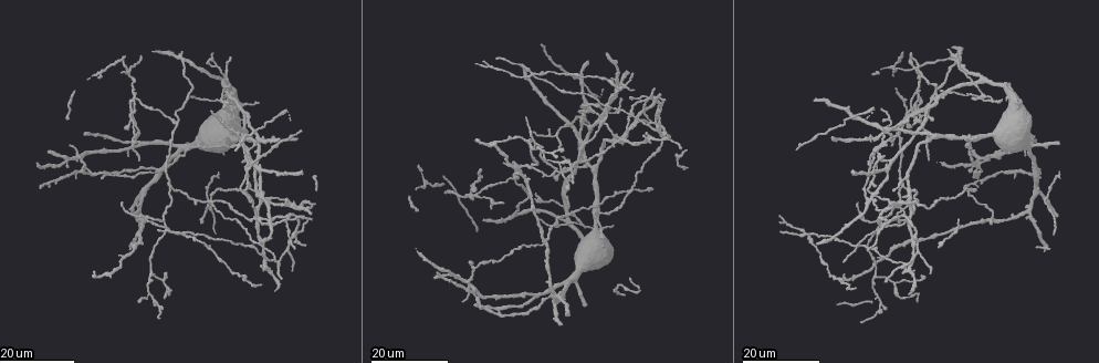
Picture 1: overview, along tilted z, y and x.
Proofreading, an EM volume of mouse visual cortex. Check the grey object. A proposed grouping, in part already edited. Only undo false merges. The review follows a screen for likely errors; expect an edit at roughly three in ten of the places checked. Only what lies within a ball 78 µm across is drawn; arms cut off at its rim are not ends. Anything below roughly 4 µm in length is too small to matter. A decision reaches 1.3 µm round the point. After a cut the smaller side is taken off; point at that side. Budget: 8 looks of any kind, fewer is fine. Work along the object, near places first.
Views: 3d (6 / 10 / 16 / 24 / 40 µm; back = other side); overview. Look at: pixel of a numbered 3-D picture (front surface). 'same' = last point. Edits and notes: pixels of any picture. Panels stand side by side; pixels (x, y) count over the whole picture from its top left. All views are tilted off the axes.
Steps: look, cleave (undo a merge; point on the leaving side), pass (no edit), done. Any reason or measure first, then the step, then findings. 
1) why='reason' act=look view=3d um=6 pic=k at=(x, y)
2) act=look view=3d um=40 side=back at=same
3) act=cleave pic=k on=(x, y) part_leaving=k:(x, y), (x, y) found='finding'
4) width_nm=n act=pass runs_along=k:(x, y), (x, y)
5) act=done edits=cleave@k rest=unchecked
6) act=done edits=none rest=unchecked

why='four or more arms meet' act=look view=3d um=24 pic=1 at=(916, 94)

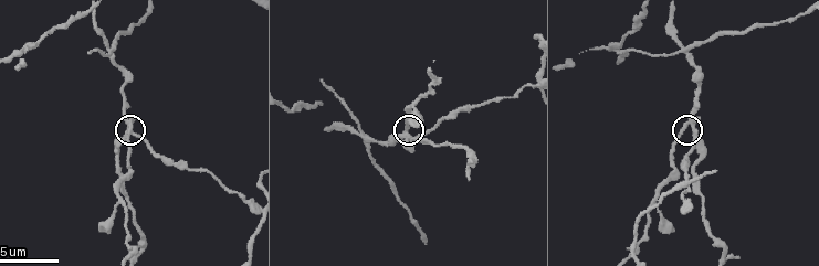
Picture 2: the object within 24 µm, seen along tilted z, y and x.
act=look view=3d um=6 pic=2 at=(686, 126)

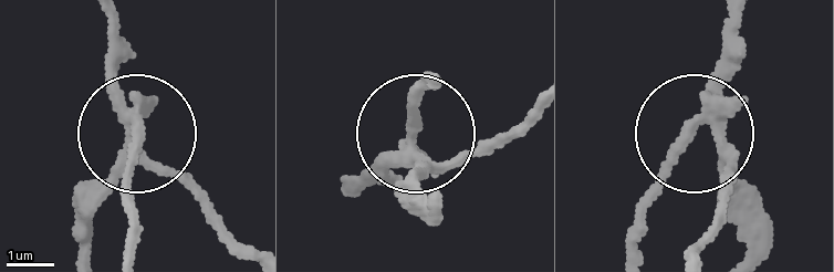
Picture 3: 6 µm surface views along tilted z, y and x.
side_arm_um=17 act=cleave pic=3 on=(126, 163) part_leaving=3:(132, 111), (134, 249) found='a second neuron is stuck on'

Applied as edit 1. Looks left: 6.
act=look view=overview

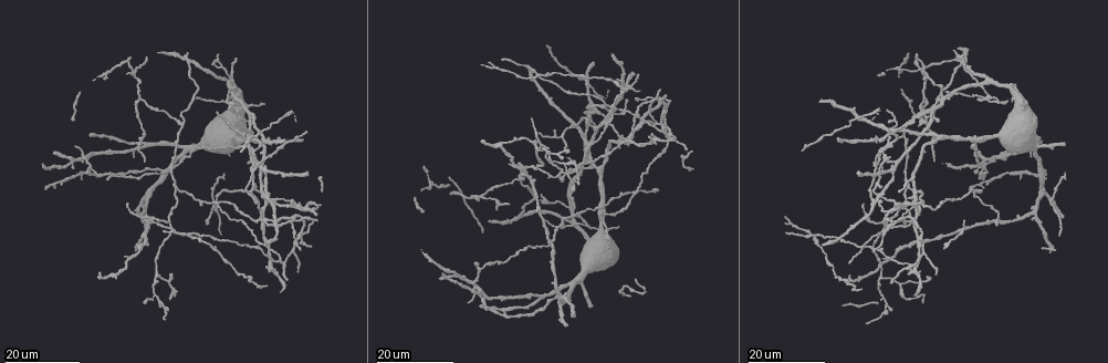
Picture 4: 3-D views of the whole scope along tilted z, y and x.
why='looks like a crossing' act=look view=3d um=16 pic=4 at=(461, 195)

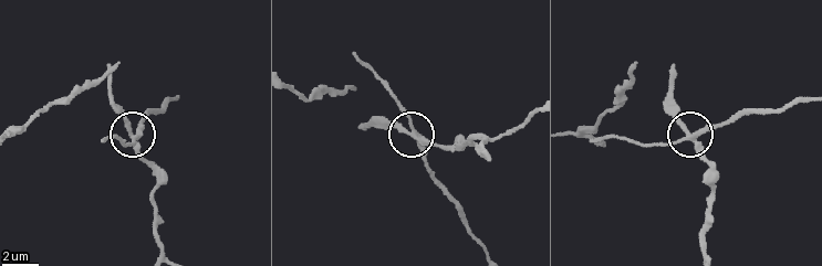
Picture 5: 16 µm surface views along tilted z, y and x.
act=look view=3d um=10 pic=5 at=(693, 136)

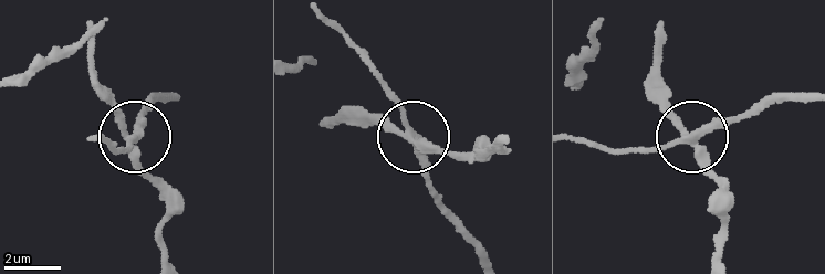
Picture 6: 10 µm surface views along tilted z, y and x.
act=cleave pic=6 on=(142, 120) part_leaving=6:(415, 136), (435, 204), (478, 254) found='two neurons meet here'

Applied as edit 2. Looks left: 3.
act=look view=overview

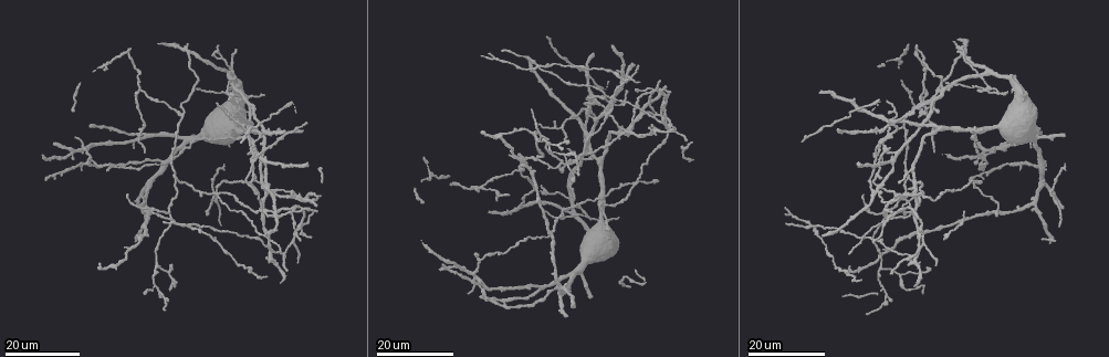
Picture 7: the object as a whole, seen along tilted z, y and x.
why='two arms in line, one across' act=look view=3d um=24 pic=7 at=(241, 110)

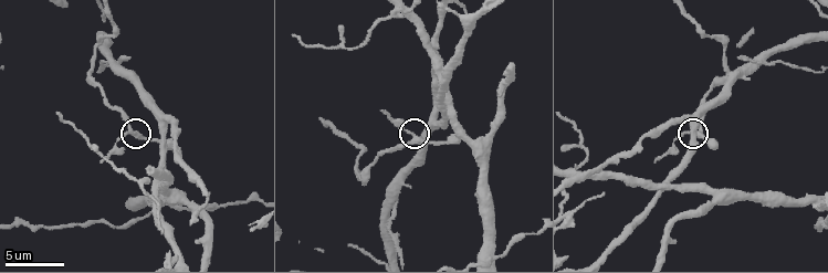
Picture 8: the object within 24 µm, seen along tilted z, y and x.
why='zoom in' act=look view=3d um=6 pic=8 at=(699, 135)

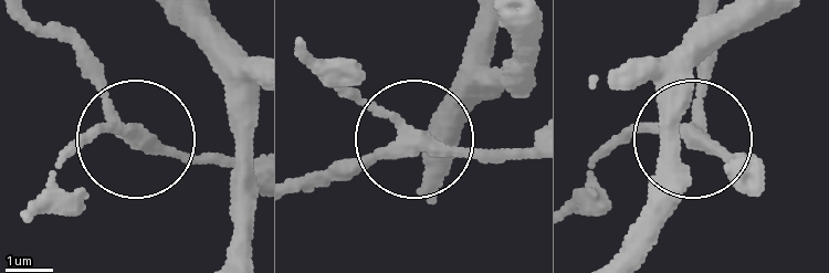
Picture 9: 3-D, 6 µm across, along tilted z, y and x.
width_nm=260 act=pass found='all the same neuron'

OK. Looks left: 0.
act=done edits=cleave@3,cleave@6 rest=unchecked

